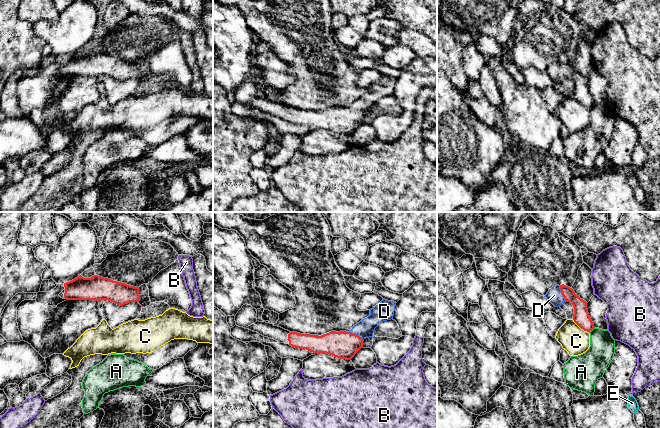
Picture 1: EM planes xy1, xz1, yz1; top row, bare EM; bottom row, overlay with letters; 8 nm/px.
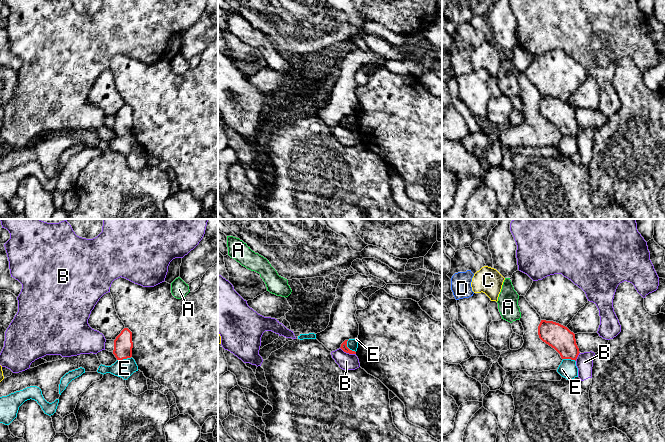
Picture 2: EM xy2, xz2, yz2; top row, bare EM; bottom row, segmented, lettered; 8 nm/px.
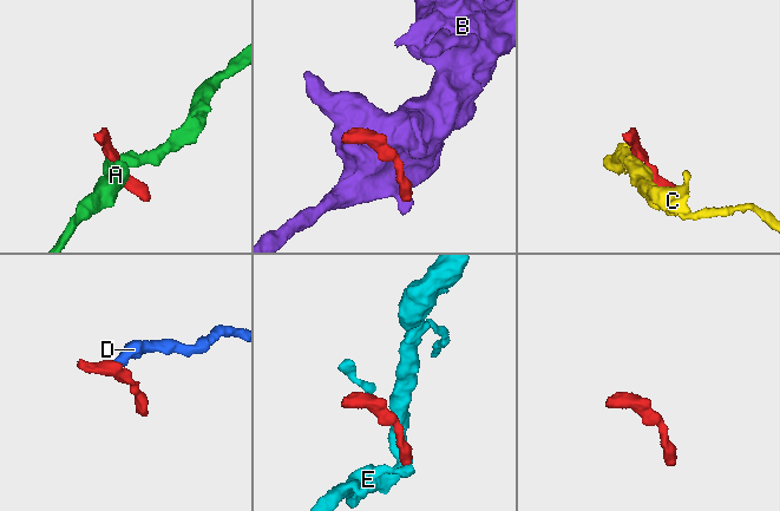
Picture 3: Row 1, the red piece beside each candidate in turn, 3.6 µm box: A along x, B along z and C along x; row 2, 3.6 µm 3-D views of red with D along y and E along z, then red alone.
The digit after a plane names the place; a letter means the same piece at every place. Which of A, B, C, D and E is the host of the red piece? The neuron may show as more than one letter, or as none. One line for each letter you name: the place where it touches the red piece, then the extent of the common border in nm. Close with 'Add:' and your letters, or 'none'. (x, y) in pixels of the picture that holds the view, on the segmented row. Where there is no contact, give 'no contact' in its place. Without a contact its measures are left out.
D: contact yz1 (562, 294); length 140 nm
Add: D

